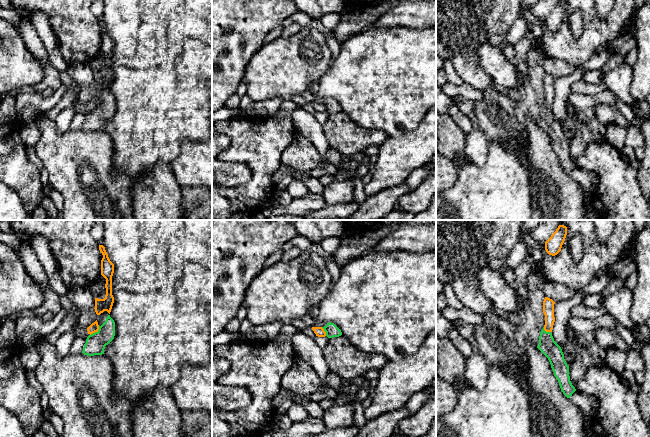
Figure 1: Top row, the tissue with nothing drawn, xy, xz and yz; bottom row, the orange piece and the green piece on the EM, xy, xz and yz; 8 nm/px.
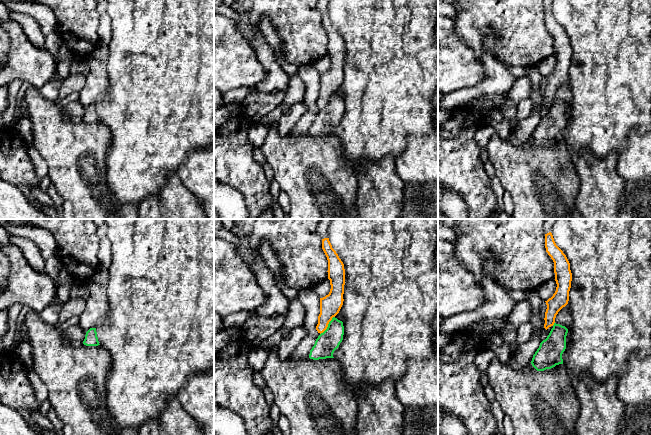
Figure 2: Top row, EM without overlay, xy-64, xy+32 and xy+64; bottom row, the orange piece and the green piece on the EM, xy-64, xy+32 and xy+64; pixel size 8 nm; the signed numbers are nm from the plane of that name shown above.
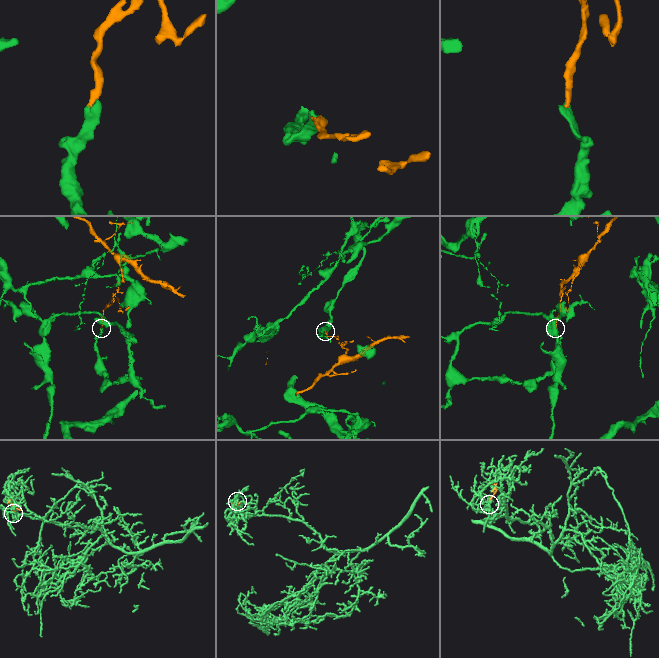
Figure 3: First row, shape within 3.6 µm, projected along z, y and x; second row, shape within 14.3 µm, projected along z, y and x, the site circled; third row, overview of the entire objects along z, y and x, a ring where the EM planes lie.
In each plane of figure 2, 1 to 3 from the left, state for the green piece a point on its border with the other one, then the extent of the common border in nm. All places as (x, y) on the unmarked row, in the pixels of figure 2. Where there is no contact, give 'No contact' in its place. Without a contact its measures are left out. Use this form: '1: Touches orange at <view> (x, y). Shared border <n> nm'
1: No contact
2: Touches orange at xy+32 (327, 101). Shared border 190 nm
3: Touches orange at xy+64 (553, 100). Shared border 40 nm

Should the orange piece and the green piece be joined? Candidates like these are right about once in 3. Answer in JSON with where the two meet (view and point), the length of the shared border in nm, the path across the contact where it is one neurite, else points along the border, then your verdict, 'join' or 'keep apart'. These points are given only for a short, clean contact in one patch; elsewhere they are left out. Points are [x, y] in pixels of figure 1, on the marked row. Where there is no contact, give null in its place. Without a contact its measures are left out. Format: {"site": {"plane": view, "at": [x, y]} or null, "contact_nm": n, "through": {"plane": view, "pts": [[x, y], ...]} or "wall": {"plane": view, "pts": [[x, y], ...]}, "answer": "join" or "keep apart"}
{"site": {"plane": "xy", "at": [95, 331]}, "contact_nm": 110, "wall": {"plane": "xy", "pts": [[99, 326], [90, 335]]}, "answer": "keep apart"}

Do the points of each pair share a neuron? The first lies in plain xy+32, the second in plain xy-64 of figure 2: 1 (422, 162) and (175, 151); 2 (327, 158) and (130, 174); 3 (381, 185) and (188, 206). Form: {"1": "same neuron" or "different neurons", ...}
{"1": "different neurons", "2": "different neurons", "3": "same neuron"}

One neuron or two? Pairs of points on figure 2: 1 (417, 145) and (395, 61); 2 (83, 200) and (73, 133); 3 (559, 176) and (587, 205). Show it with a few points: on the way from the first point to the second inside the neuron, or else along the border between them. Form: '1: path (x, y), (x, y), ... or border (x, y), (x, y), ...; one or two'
1: border (427, 134), (409, 135), (405, 149), (400, 154); two
2: path (81, 183), (76, 171), (76, 155), (73, 150); one
3: border (576, 172), (578, 178), (577, 208); two

